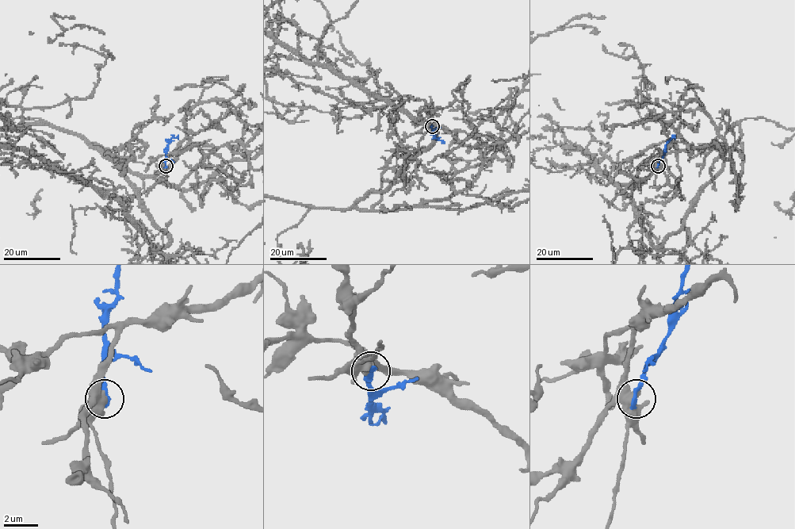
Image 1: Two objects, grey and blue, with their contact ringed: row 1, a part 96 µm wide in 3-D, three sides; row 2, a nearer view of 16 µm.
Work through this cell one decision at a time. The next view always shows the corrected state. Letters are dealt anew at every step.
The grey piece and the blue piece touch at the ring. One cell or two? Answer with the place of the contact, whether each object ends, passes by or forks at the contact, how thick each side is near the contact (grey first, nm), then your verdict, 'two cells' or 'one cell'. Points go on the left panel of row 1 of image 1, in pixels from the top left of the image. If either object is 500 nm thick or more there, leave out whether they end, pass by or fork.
(166, 166) | grey forks | blue ends | 400/320 nm | two cells

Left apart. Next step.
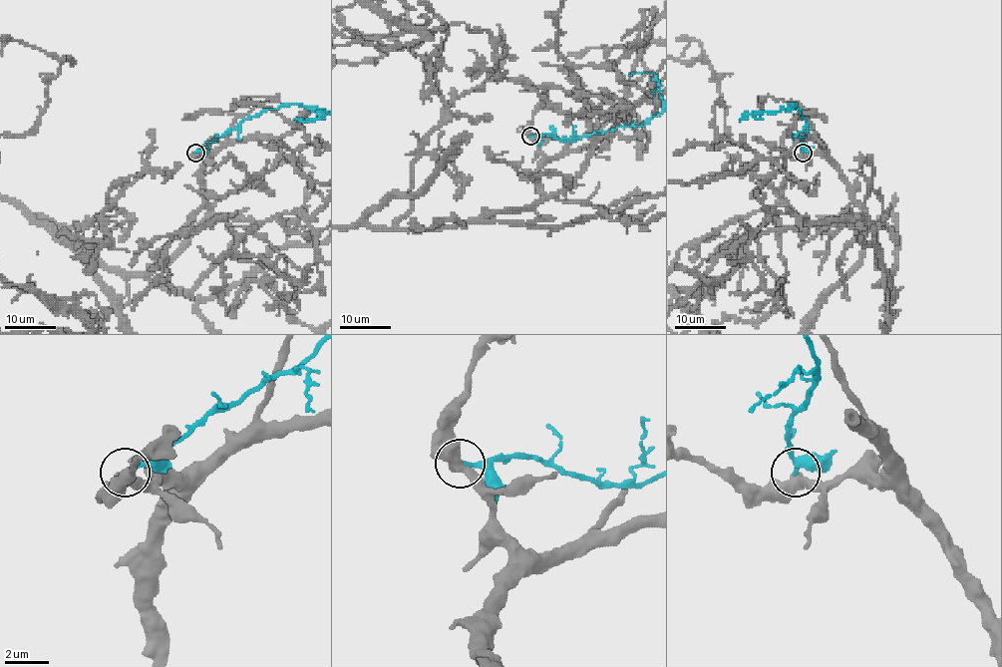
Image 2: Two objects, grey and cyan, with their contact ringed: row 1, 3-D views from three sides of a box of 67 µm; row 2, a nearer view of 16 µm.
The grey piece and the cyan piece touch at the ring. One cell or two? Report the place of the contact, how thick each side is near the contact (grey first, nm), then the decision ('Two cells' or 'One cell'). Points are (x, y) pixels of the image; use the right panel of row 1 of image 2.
Place: (803, 153). Thickness 480 nm (grey) against 220 nm. Two cells

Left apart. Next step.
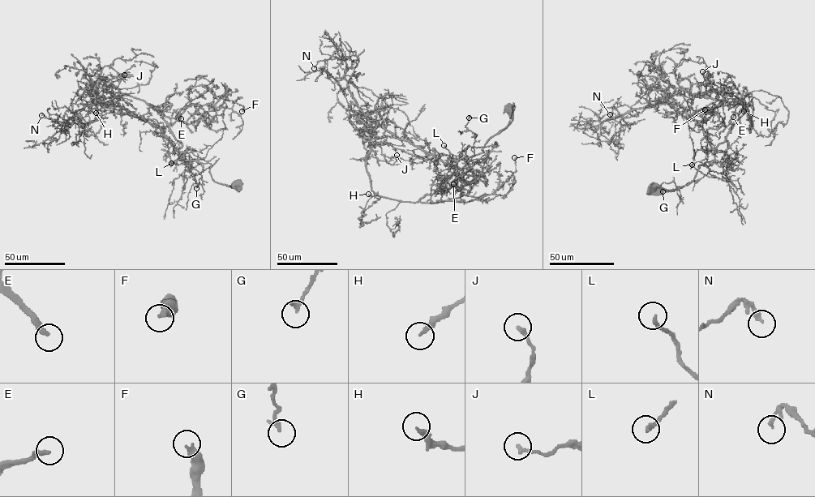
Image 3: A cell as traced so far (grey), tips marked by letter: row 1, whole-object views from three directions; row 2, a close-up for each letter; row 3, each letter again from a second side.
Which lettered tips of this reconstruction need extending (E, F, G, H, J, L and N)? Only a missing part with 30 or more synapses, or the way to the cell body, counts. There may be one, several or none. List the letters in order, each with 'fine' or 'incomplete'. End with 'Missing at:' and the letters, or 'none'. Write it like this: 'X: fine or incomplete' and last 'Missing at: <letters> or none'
E: incomplete
F: incomplete
G: fine
H: fine
J: fine
L: fine
N: fine
Missing at: E, F

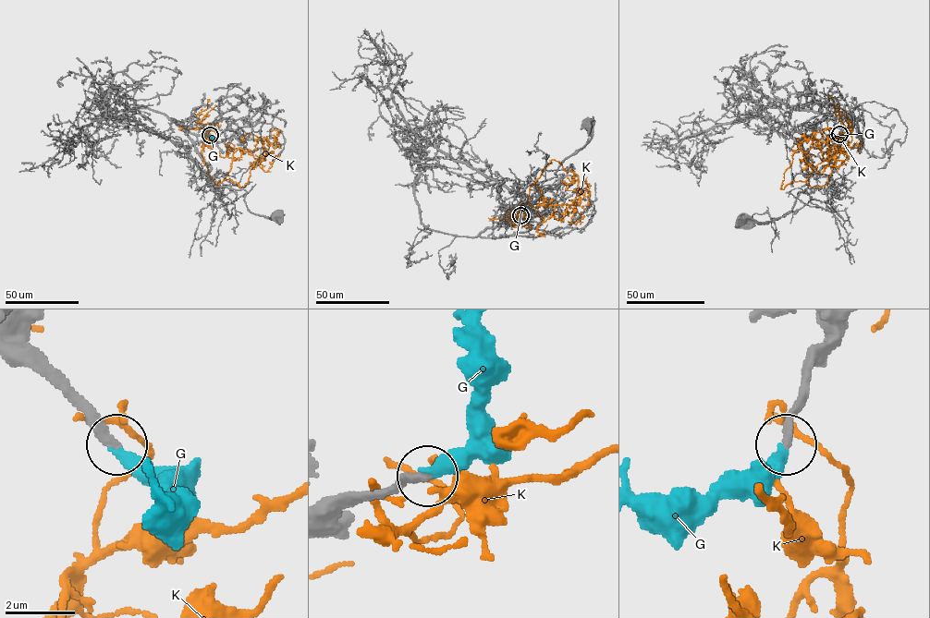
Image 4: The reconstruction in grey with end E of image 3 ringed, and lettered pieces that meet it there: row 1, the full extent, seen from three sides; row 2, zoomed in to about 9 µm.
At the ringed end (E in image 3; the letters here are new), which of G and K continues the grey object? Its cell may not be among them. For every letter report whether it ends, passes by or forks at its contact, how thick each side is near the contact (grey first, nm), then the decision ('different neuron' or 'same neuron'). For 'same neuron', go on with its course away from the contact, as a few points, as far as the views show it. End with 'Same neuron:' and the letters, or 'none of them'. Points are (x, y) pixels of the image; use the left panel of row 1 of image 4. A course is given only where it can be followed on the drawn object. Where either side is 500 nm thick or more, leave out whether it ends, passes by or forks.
G: it ends there; 280 nm thick on the grey side, 360 nm on the other; same neuron
K: it passes by; 360 nm thick on the grey side, 160 nm on the other; different neuron
Same neuron: G

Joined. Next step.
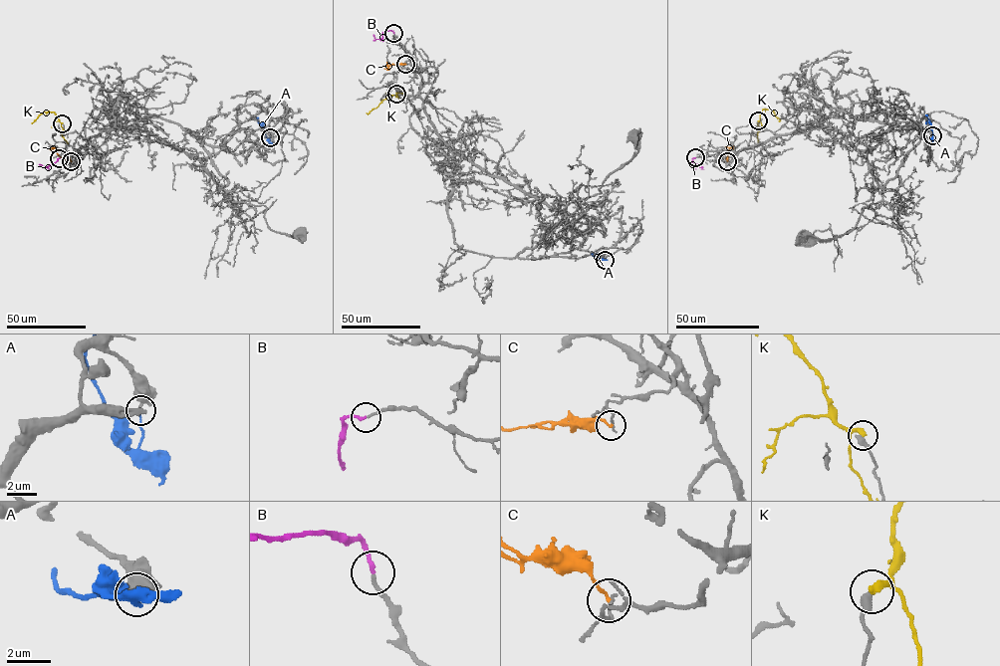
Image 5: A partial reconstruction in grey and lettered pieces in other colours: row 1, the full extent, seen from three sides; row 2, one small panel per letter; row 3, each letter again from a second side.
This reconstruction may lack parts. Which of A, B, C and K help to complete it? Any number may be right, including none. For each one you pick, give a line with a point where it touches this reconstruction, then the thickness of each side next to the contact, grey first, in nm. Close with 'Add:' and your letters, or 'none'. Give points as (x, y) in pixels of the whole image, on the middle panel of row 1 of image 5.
A: Touches grey at (605, 260). Thickness 400 nm (grey) against 110 nm
B: Touches grey at (393, 33). Thickness 160 nm (grey) against 190 nm
Add: A, B

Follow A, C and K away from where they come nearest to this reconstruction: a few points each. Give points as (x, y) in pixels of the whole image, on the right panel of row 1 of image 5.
A: (932, 135), (926, 114)
C: (727, 161), (727, 150), (732, 146), (725, 146)
K: (758, 121), (764, 109), (771, 109), (778, 121)

